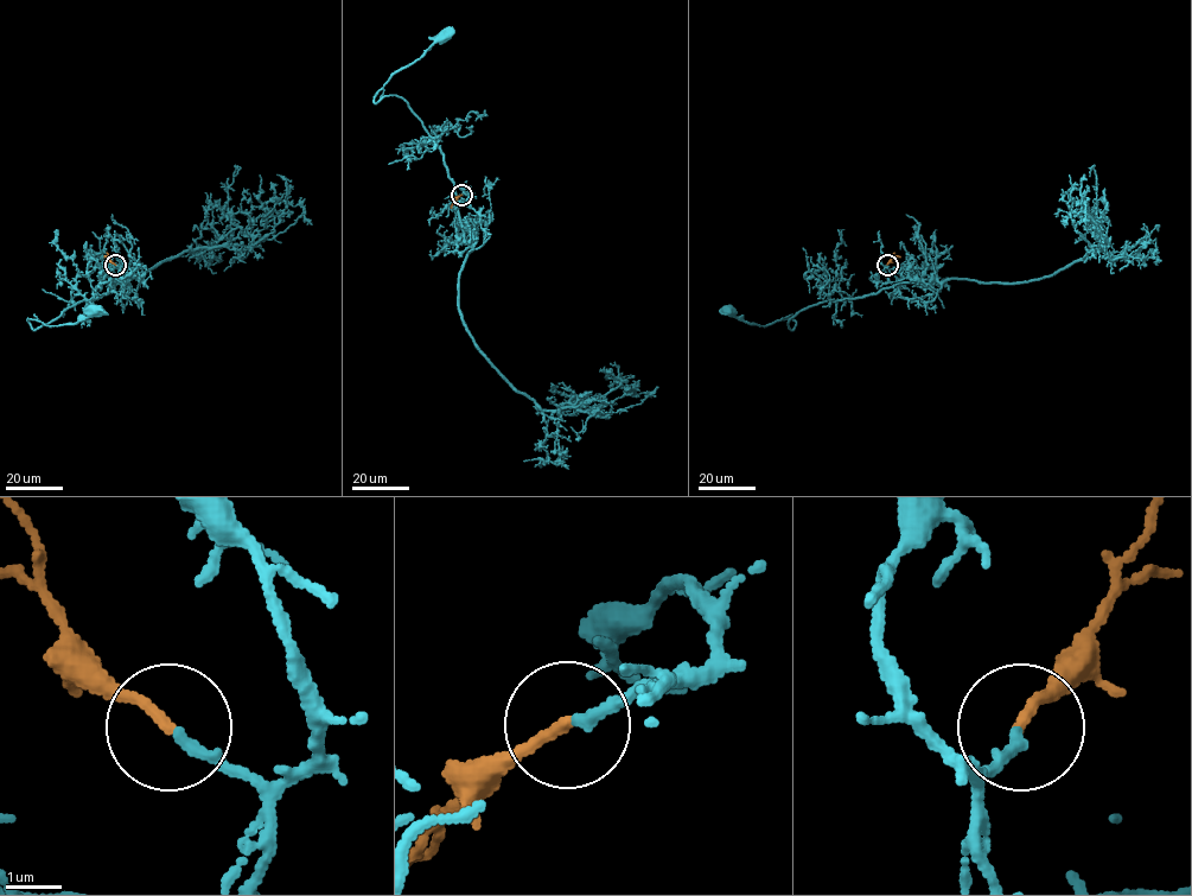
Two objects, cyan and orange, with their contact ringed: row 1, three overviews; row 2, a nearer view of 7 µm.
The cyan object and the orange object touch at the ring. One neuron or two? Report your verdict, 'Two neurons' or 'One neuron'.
One neuron

